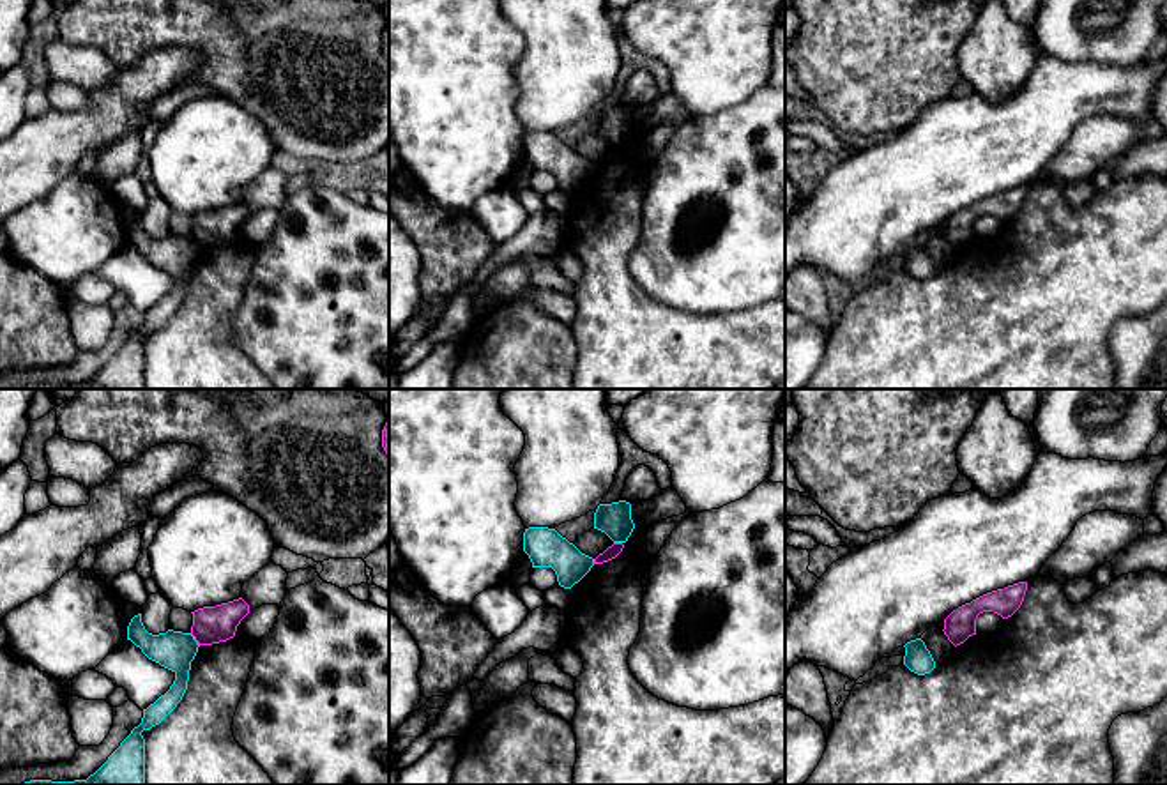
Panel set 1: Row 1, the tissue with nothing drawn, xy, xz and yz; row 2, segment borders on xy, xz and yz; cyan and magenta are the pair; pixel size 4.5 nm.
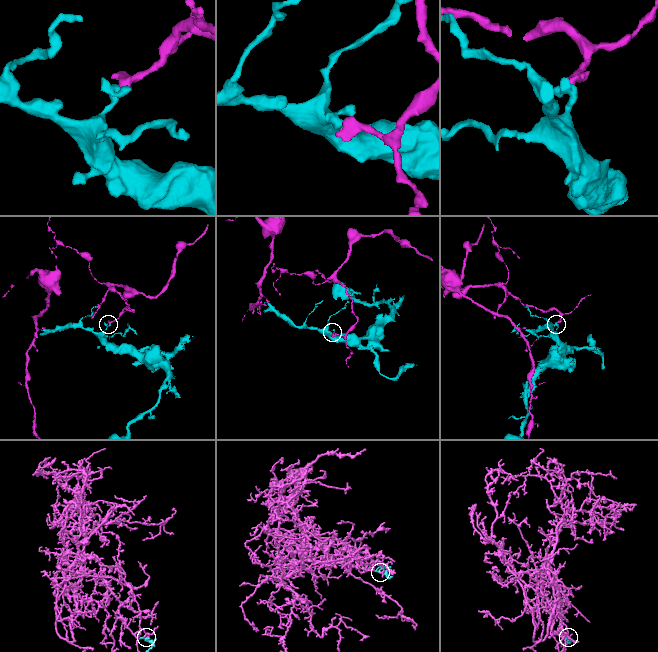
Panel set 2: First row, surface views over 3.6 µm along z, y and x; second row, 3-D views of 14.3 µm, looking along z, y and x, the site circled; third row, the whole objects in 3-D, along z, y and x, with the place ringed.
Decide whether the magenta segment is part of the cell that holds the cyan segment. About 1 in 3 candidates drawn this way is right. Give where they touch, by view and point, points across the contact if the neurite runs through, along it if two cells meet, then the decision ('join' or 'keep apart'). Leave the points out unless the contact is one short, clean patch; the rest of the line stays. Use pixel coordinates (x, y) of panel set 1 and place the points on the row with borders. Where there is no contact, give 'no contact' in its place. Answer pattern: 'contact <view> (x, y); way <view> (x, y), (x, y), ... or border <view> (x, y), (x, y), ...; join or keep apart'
contact xy (195, 640); keep apart

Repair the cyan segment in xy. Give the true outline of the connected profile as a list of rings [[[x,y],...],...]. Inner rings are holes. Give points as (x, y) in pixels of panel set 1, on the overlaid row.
[[[141,614],[131,619],[127,640],[140,647],[149,659],[175,674],[170,690],[143,709],[141,723],[131,730],[108,760],[87,780],[30,780],[21,785],[147,785],[145,739],[141,732],[159,725],[182,700],[187,690],[191,661],[200,645],[191,633],[173,629],[159,635],[149,633],[141,622]]]

